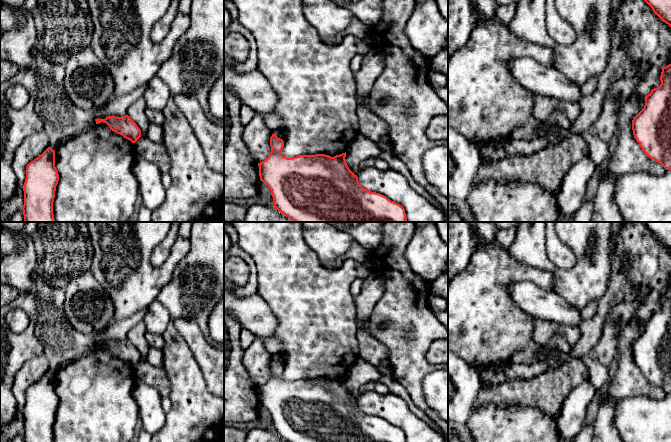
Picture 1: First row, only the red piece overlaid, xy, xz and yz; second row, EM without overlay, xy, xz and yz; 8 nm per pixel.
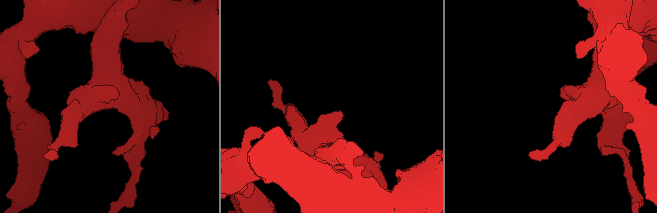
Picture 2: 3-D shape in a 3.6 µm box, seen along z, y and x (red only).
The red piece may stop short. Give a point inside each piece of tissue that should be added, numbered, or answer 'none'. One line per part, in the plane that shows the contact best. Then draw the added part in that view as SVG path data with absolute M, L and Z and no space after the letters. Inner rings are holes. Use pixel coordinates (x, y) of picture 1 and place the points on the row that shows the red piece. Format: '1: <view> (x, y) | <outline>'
none

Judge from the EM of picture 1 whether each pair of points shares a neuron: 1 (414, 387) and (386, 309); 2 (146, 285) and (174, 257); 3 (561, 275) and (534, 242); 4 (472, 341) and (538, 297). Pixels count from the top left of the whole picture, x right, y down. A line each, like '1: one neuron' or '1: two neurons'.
1: one neuron
2: one neuron
3: one neuron
4: two neurons

